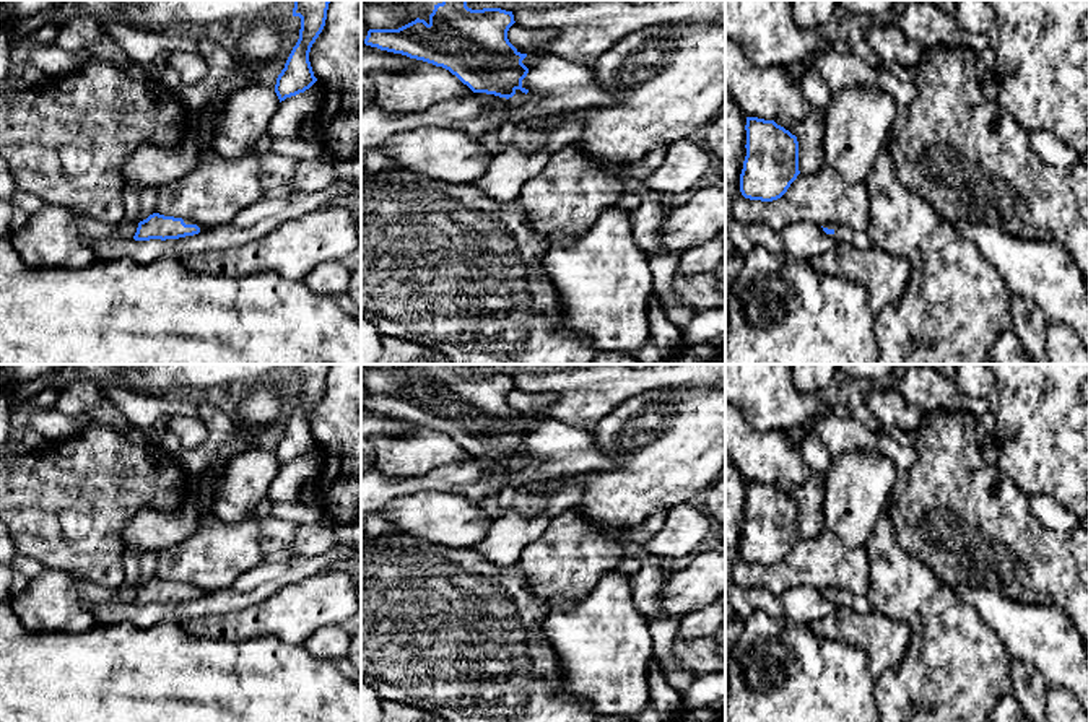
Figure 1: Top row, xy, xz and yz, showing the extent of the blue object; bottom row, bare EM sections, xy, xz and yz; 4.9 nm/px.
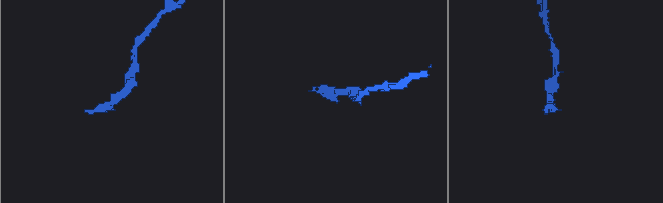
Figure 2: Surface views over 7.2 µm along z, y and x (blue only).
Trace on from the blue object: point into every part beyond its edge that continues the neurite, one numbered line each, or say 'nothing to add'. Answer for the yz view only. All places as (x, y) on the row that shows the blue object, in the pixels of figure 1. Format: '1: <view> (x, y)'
1: yz (841, 233)

